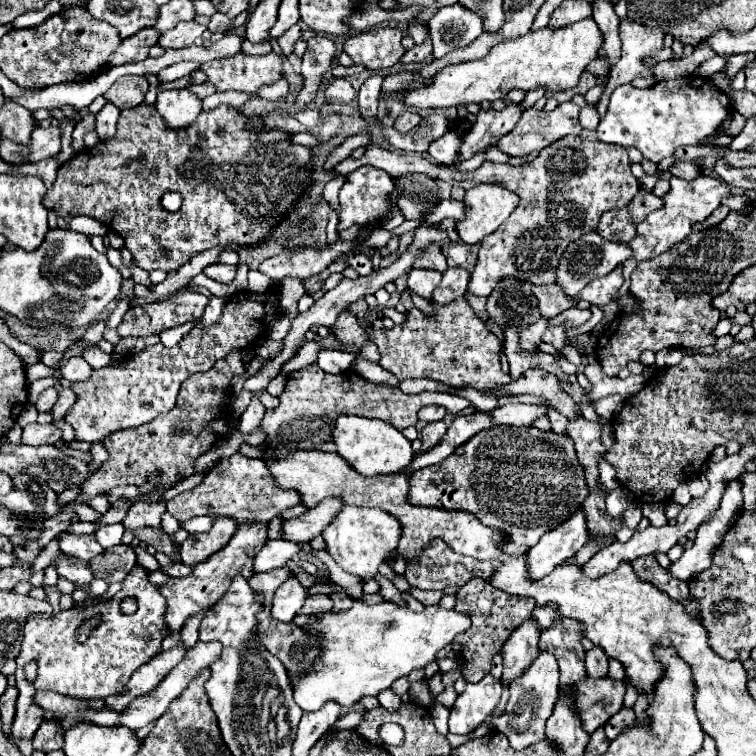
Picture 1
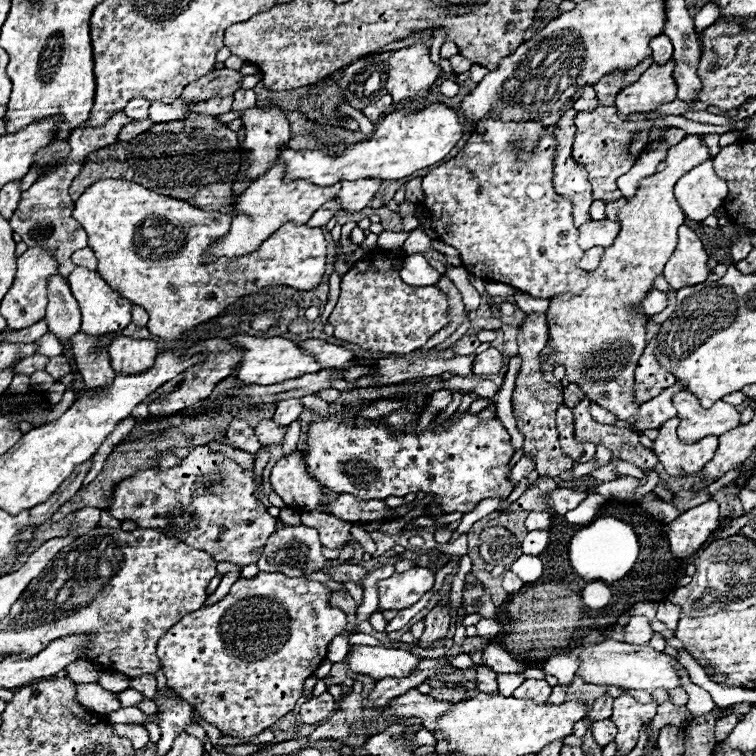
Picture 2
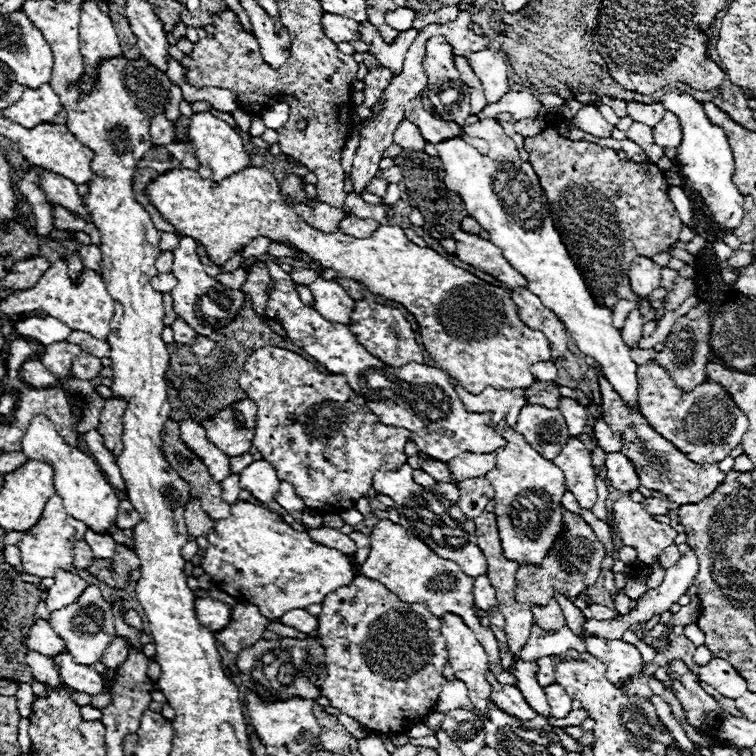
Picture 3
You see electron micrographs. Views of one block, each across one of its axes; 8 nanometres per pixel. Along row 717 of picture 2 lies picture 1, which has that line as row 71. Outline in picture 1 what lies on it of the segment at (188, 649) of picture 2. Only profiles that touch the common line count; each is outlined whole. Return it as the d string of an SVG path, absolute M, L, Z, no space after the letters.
M238 52L230 58L216 58L200 66L200 70L208 76L208 84L212 84L218 92L224 90L242 90L248 96L258 96L258 90L266 84L272 84L282 74L282 58L274 52L268 56L250 56Z

